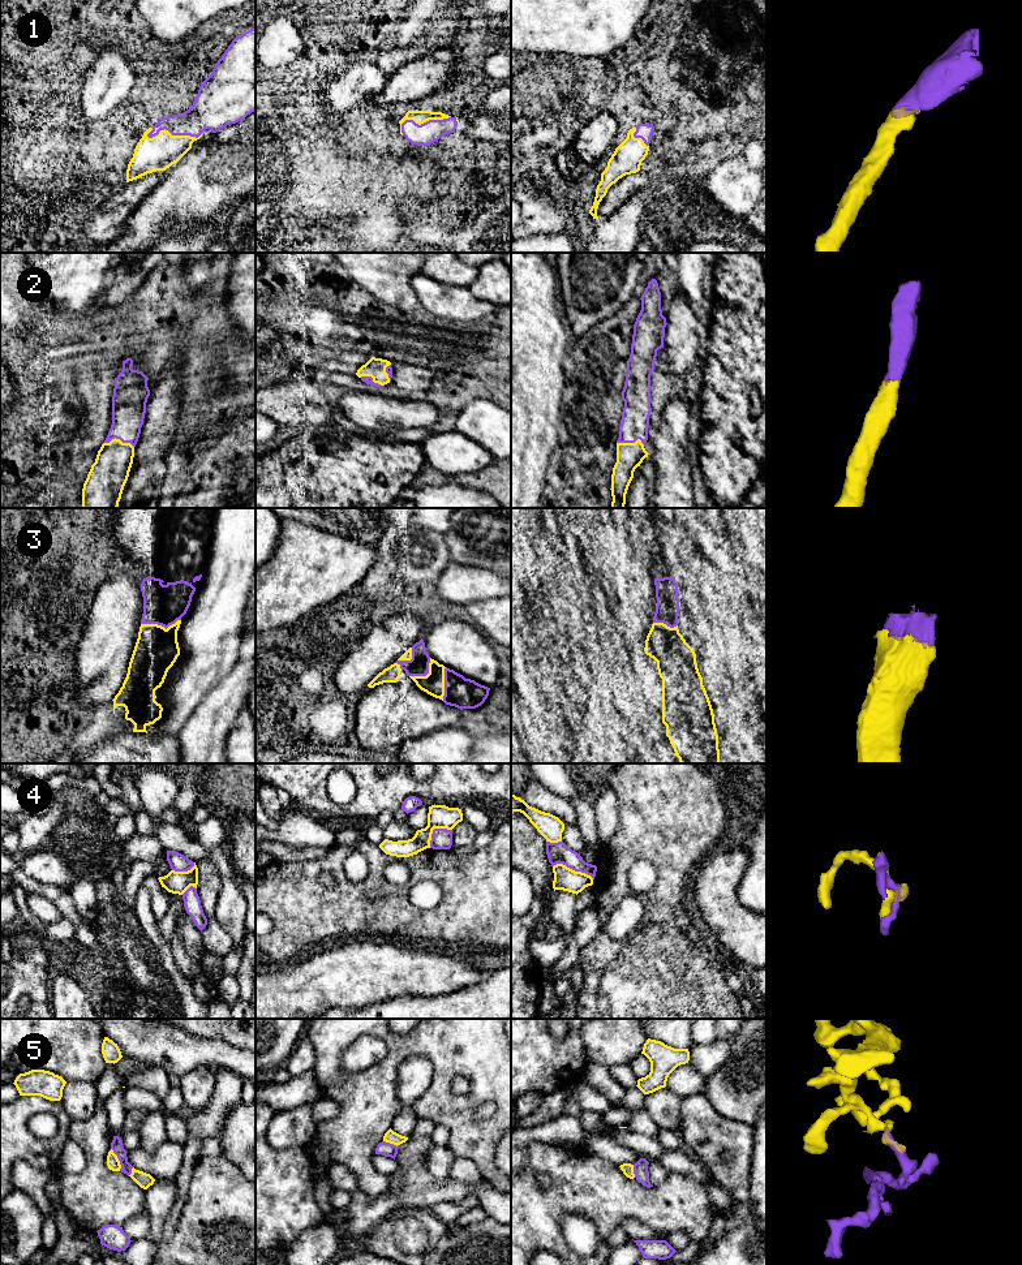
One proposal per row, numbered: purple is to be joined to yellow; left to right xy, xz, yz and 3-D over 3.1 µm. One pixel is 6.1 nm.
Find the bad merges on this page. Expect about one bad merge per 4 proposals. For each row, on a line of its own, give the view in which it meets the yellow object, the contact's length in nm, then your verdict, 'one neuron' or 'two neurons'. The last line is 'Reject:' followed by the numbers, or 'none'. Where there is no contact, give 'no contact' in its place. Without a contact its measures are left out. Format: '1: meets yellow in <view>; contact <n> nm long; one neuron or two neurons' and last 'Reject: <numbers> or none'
1: meets yellow in xy; contact 360 nm long; one neuron
2: meets yellow in xy; contact 190 nm long; one neuron
3: meets yellow in xy; contact 260 nm long; one neuron
4: meets yellow in yz; contact 260 nm long; two neurons
5: meets yellow in xy; contact 160 nm long; two neurons
Reject: 4, 5

